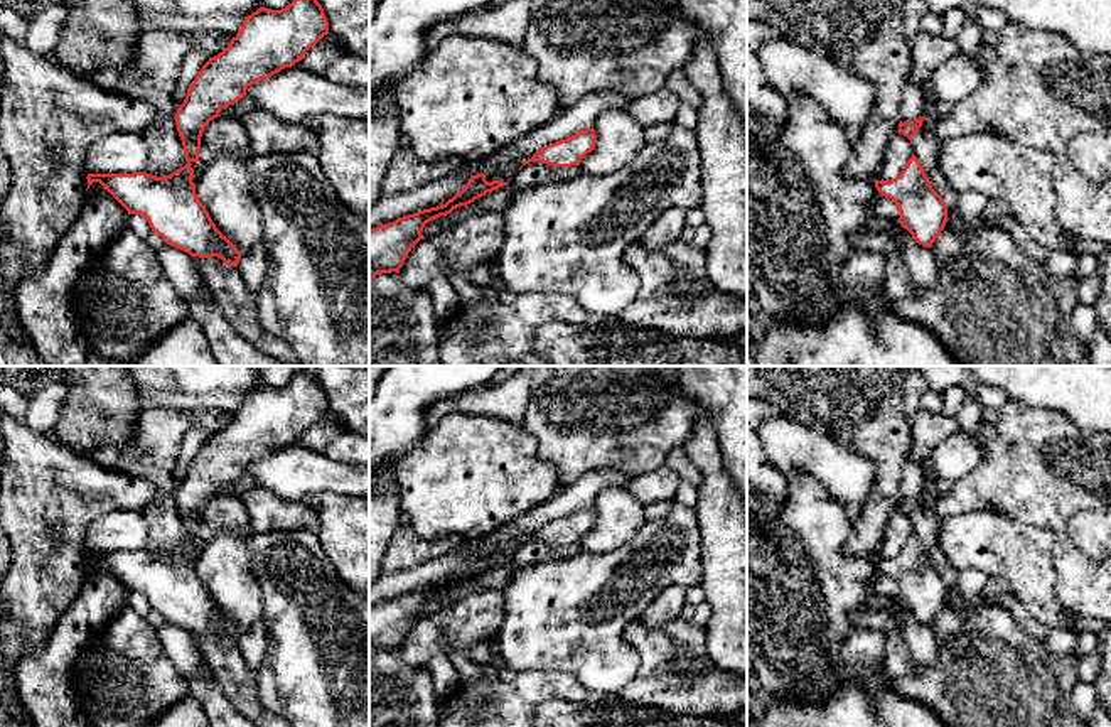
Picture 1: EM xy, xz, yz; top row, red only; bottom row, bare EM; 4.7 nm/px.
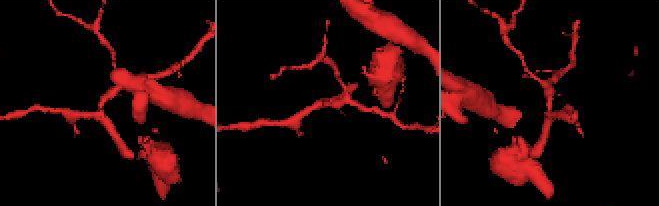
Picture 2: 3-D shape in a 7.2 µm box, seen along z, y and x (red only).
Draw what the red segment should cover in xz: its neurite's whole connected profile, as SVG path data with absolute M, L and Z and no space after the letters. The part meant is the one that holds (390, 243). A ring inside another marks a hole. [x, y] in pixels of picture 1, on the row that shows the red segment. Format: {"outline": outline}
{"outline": "M477 174L472 175L467 186L445 204L369 229L369 287L378 273L400 273L411 248L425 238L421 231L427 223L447 216L454 209L467 206L504 186L507 186L507 182L487 182L484 174Z"}

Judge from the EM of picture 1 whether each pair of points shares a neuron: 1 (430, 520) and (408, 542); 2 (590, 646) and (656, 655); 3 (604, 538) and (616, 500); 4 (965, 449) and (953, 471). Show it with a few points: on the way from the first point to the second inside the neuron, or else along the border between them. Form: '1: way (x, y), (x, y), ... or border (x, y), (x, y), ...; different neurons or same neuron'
1: border (408, 525), (422, 538), (440, 540), (456, 535); different neurons
2: border (638, 619), (622, 631), (638, 672), (621, 689); different neurons
3: way (612, 528), (616, 525), (616, 510); same neuron
4: way (960, 454), (953, 466); same neuron

